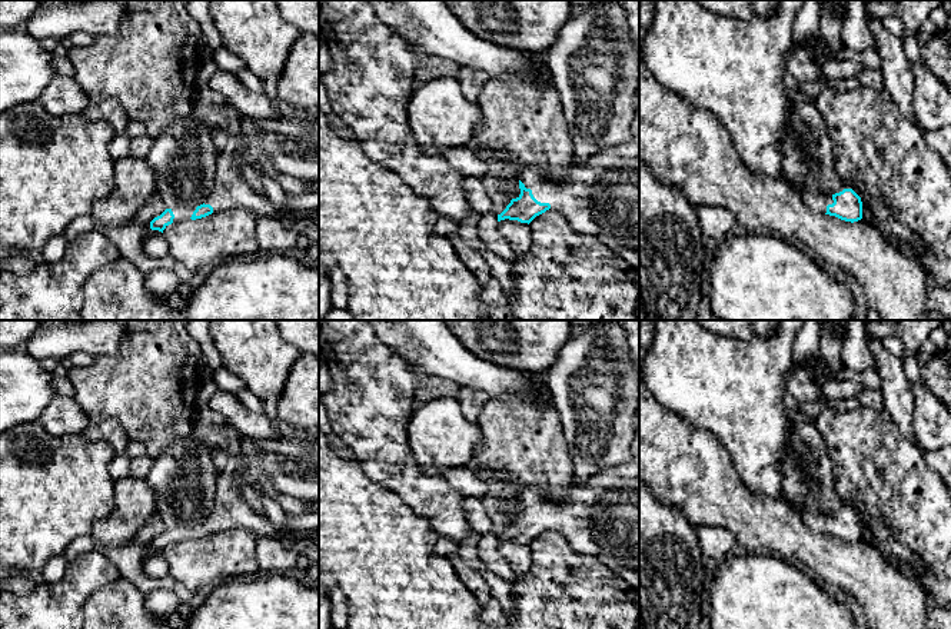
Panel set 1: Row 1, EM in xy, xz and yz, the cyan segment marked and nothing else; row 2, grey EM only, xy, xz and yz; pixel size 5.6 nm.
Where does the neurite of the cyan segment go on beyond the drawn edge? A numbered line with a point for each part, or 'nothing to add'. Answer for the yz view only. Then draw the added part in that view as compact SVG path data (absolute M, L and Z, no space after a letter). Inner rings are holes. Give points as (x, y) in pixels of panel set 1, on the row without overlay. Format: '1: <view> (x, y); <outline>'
1: yz (817, 521); M794 510L802 517L802 520L817 533L827 533L827 526L832 525L832 515L821 513L818 510Z

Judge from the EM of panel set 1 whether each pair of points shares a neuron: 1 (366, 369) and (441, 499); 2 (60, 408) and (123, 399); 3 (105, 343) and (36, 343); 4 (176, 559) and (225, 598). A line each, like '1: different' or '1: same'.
1: same
2: different
3: same
4: different

